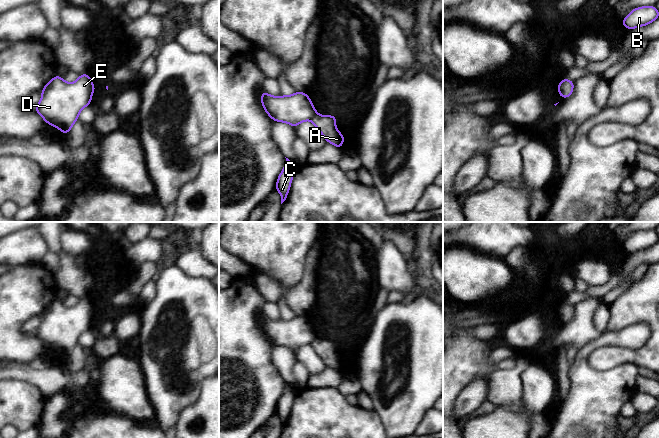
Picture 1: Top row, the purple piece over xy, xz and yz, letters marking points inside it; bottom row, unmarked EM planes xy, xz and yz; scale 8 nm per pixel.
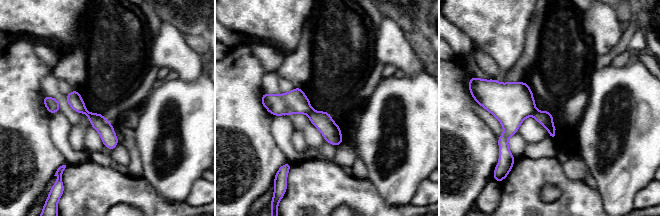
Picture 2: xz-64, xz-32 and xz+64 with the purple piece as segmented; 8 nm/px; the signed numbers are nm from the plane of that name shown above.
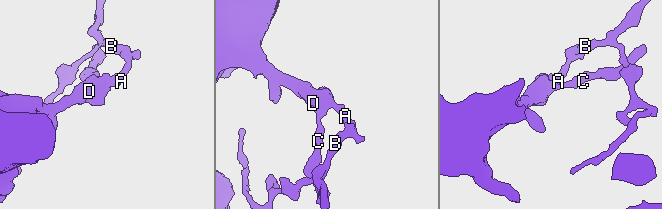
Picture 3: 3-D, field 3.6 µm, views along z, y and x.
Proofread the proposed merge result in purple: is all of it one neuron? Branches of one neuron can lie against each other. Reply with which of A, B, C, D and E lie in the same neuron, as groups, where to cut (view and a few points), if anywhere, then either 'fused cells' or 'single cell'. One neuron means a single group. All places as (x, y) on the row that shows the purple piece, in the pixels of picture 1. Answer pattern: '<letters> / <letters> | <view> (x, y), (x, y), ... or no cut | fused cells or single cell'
A B / C D E | xz (317, 114), (311, 120) | fused cells

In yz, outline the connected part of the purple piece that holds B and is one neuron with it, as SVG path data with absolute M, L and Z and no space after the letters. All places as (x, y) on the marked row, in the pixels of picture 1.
M655 5L641 6L632 11L621 21L621 24L628 30L647 26L659 18L659 11Z

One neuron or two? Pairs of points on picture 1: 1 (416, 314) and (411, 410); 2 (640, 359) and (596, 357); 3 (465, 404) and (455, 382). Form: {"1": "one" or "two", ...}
{"1": "one", "2": "one", "3": "two"}

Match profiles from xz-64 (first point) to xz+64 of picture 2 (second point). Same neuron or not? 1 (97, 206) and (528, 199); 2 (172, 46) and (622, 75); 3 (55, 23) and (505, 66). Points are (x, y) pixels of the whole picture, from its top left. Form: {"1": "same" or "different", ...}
{"1": "same", "2": "different", "3": "same"}

